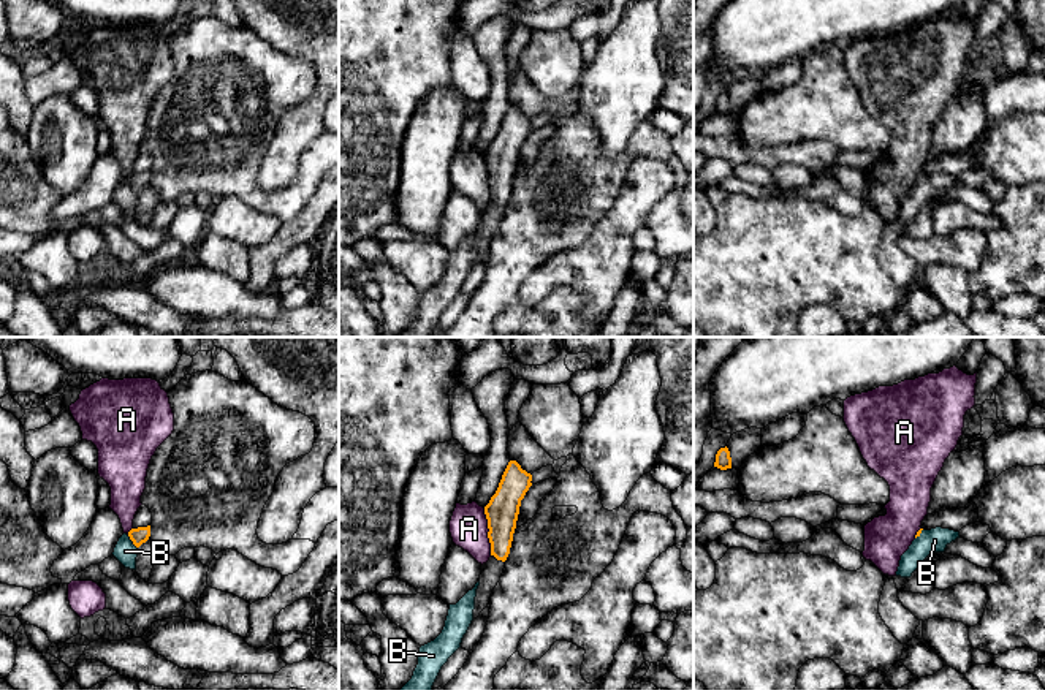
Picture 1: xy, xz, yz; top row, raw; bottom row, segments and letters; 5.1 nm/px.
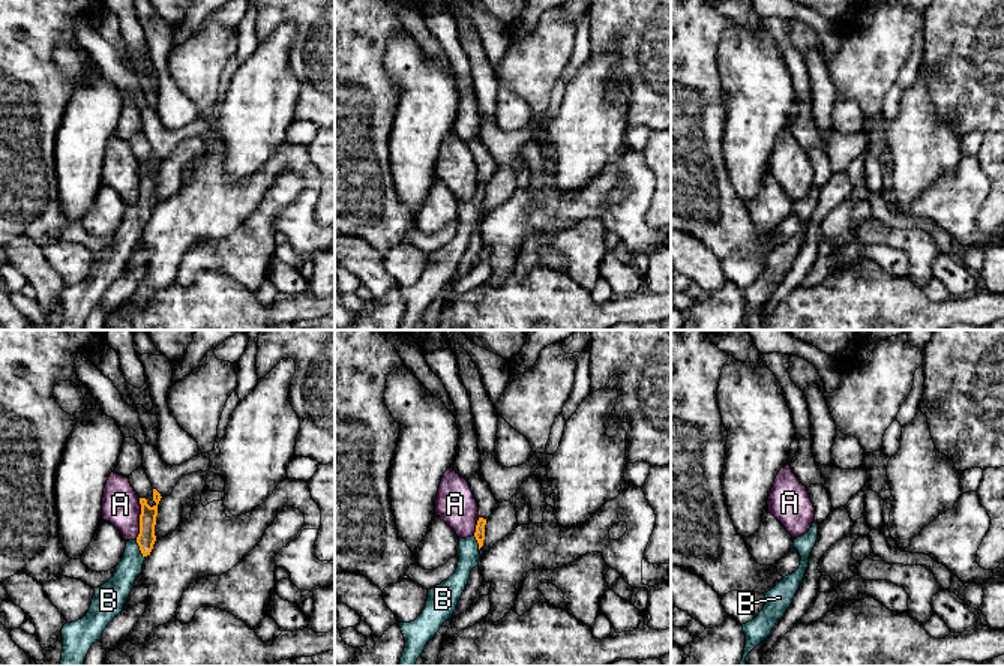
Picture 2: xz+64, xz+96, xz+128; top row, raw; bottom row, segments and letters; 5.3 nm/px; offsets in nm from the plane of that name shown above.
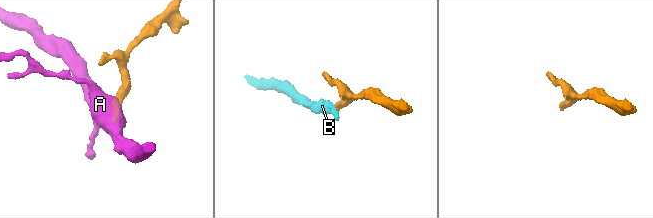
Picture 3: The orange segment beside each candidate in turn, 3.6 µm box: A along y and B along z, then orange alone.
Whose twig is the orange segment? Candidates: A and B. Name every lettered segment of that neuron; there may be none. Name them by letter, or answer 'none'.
B

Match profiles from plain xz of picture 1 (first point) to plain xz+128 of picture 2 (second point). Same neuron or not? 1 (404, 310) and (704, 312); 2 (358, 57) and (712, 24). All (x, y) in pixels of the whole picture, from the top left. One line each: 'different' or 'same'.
1: different
2: same

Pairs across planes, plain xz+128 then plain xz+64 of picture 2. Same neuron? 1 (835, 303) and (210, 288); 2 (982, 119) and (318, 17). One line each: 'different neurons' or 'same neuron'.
1: same neuron
2: same neuron

